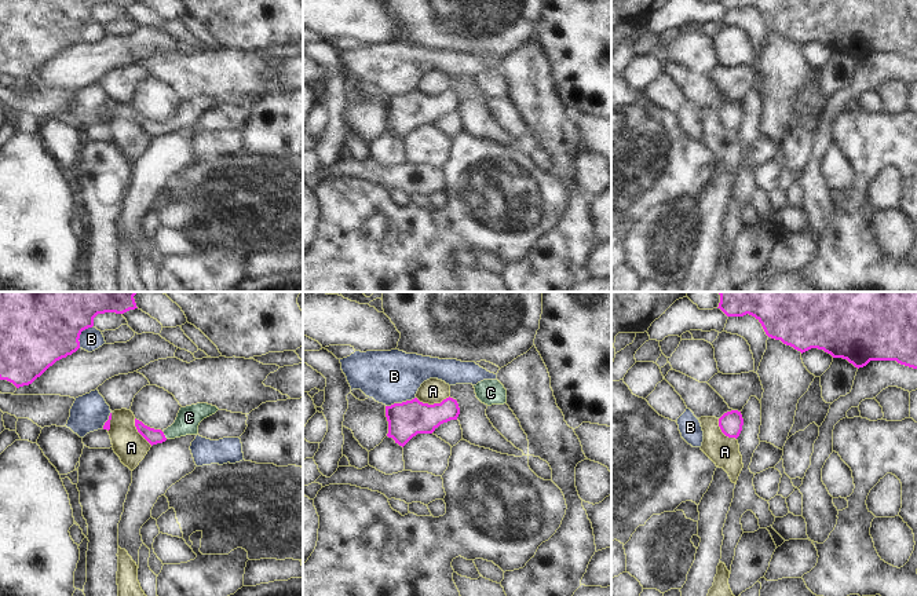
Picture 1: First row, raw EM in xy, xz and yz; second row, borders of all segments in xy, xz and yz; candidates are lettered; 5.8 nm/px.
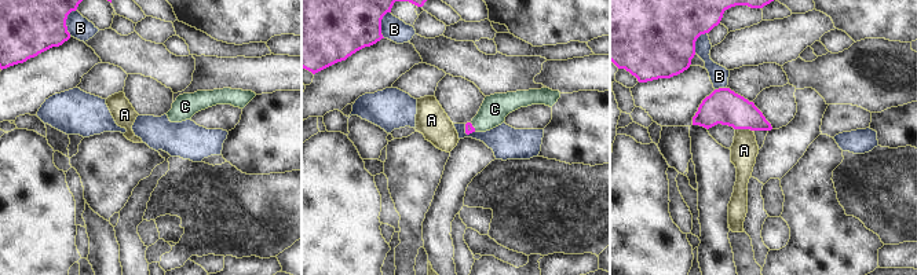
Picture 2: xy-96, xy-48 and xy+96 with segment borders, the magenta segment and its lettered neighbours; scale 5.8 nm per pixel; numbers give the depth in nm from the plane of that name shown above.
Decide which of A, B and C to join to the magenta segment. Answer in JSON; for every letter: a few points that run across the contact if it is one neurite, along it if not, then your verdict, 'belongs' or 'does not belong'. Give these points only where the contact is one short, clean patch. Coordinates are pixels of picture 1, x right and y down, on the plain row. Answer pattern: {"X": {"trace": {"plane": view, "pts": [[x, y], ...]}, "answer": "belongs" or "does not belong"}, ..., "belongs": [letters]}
{"A": {"trace": {"plane": "xz", "pts": [[449, 87], [433, 95], [423, 95], [416, 90]]}, "answer": "does not belong"}, "B": {"answer": "does not belong"}, "C": {"trace": {"plane": "xy", "pts": [[153, 128], [164, 127], [175, 123], [189, 109]]}, "answer": "belongs"}, "belongs": ["C"]}

